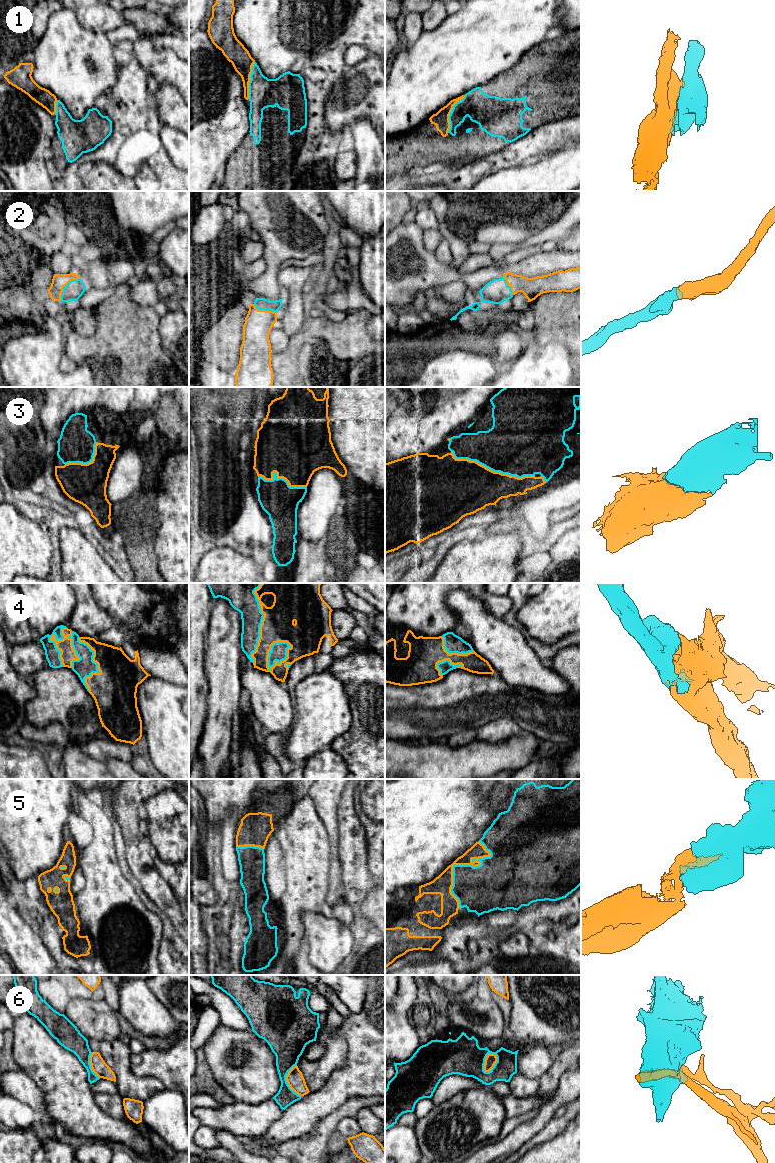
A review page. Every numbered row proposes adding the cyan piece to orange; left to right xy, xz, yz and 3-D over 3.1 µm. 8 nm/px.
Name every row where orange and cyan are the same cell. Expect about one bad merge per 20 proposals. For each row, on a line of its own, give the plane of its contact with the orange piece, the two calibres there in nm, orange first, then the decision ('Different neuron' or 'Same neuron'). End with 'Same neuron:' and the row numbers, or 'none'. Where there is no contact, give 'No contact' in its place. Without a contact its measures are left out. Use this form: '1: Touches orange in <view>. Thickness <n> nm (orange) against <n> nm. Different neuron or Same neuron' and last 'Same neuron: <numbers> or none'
1: Touches orange in yz. Thickness 130 nm (orange) against 240 nm. Same neuron
2: Touches orange in xy. Thickness 110 nm (orange) against 150 nm. Same neuron
3: Touches orange in yz. Thickness 420 nm (orange) against 440 nm. Same neuron
4: Touches orange in xz. Thickness 260 nm (orange) against 130 nm. Same neuron
5: Touches orange in yz. Thickness 150 nm (orange) against 360 nm. Same neuron
6: Touches orange in yz. Thickness 90 nm (orange) against 280 nm. Different neuron
Same neuron: 1, 2, 3, 4, 5

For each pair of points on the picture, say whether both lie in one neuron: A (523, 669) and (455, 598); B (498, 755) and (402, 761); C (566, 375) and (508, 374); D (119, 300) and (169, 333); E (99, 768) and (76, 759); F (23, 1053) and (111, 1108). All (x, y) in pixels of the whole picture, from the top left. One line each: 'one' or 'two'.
A: one
B: one
C: one
D: two
E: one
F: two

